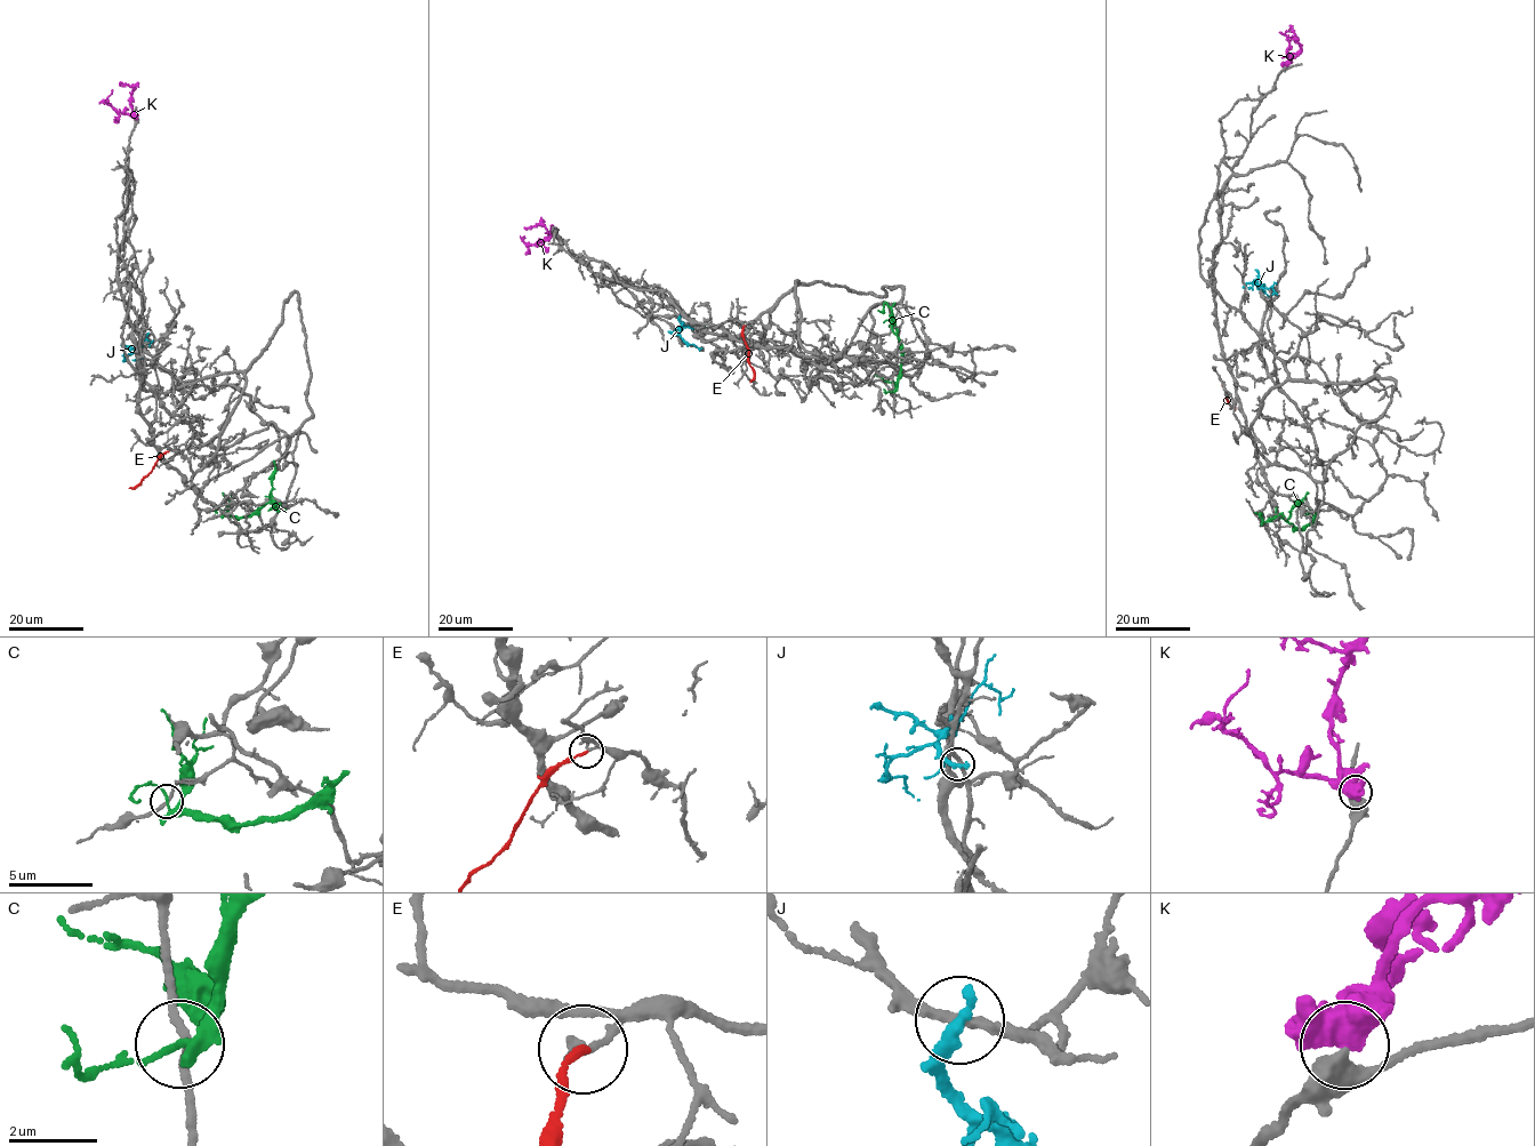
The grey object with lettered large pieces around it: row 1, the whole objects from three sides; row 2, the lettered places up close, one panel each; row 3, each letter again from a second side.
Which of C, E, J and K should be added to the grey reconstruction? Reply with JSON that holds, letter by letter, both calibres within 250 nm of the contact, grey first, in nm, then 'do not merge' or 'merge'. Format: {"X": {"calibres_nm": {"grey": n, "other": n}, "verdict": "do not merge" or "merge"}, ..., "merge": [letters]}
{"C": {"calibres_nm": {"grey": 160, "other": 160}, "verdict": "do not merge"}, "E": {"calibres_nm": {"grey": 150, "other": 150}, "verdict": "merge"}, "J": {"calibres_nm": {"grey": 240, "other": 340}, "verdict": "do not merge"}, "K": {"calibres_nm": {"grey": 360, "other": 600}, "verdict": "do not merge"}, "merge": ["E"]}

